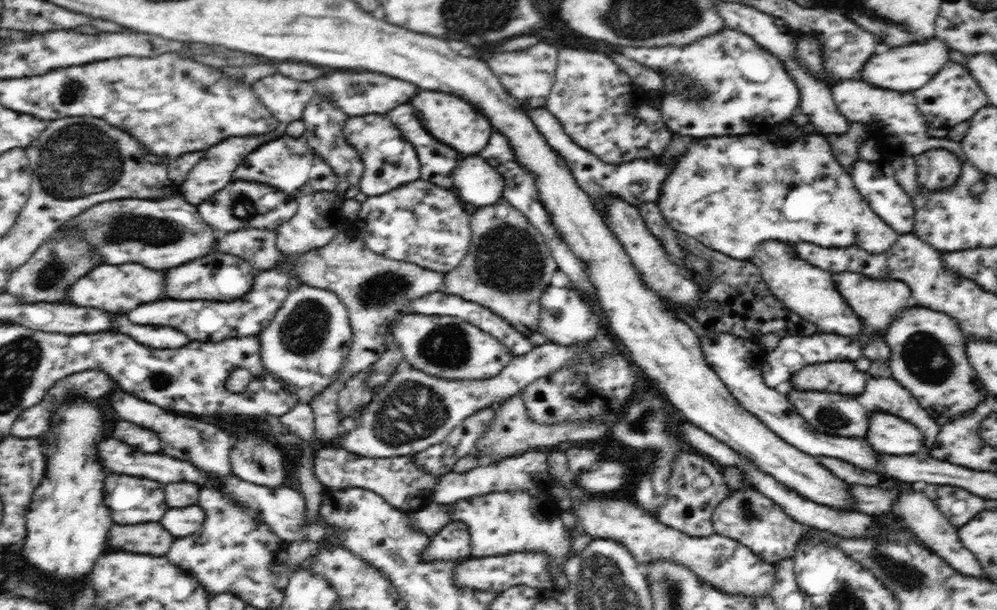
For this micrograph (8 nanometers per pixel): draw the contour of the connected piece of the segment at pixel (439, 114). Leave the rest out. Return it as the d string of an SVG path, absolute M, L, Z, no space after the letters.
M419 90L412 98L411 105L418 112L422 126L440 142L452 146L462 154L479 154L488 144L492 136L493 126L490 121L473 104L462 100L459 96L436 92L434 90Z

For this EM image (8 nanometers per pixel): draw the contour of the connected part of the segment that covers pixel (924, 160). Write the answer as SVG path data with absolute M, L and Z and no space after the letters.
M940 149L917 157L917 181L926 194L948 193L960 180L960 161L955 154Z

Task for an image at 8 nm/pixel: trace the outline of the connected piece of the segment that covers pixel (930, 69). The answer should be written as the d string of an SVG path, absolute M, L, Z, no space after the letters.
M930 38L926 43L913 43L912 45L898 49L890 49L888 52L880 55L872 55L863 66L857 78L864 82L869 82L872 86L885 88L886 90L896 90L898 92L908 92L922 88L924 84L930 82L935 74L950 62L948 59L948 50L950 47L940 41L940 39Z

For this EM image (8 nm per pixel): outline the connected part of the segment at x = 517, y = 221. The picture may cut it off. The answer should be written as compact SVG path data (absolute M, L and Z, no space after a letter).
M504 198L482 206L471 214L471 243L460 264L444 273L442 293L456 295L482 305L522 334L537 332L539 298L551 285L558 265L544 241L542 233Z

